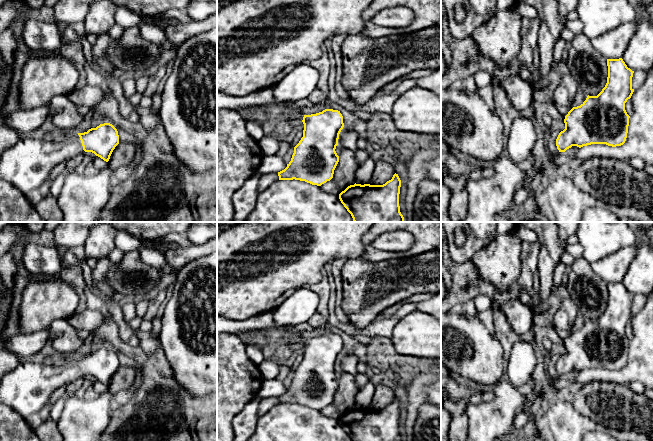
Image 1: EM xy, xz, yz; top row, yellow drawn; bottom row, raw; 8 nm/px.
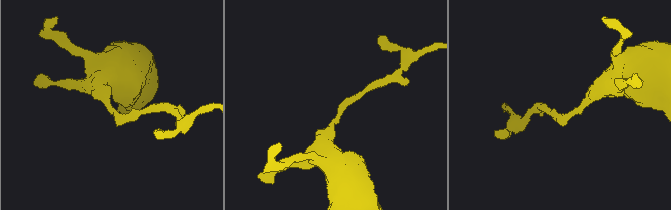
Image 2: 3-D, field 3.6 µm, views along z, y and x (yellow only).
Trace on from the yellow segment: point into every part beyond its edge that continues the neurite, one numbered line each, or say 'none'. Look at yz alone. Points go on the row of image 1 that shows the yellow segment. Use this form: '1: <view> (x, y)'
none

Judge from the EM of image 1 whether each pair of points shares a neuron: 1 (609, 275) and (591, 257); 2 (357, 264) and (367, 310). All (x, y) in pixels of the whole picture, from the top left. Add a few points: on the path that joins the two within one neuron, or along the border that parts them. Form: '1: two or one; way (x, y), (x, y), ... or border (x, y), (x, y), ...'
1: two; border (616, 251), (590, 263)
2: one; way (358, 275), (364, 283), (366, 299)

